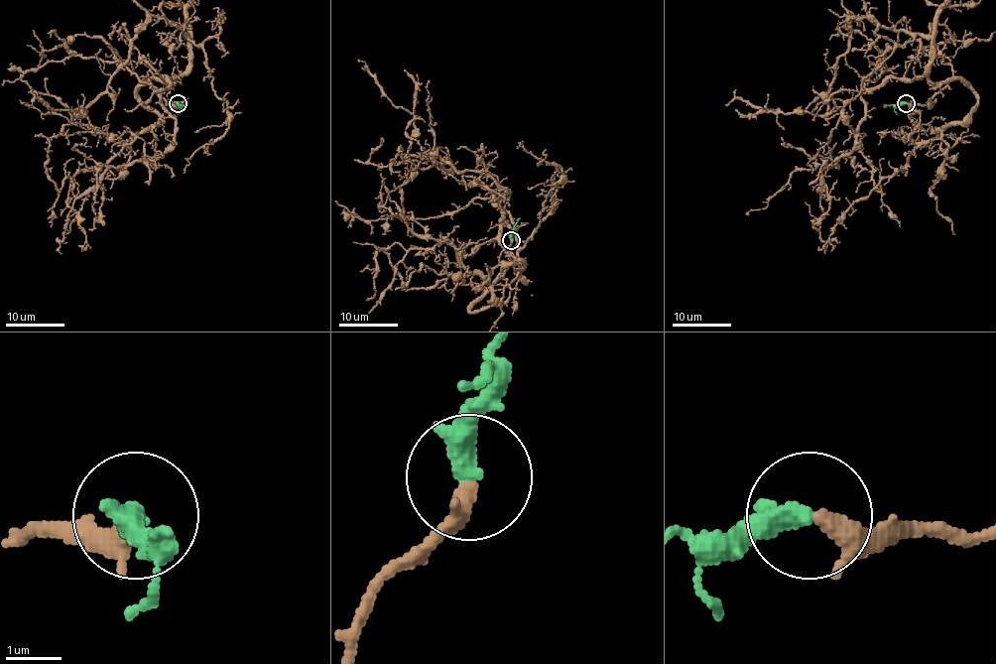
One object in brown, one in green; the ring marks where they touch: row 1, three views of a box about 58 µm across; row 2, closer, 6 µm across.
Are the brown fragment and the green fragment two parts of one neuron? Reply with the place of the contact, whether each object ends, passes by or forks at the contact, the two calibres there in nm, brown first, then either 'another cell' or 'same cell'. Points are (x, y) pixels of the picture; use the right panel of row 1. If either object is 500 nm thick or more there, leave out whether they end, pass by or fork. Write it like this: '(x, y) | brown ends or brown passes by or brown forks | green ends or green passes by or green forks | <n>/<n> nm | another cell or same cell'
(906, 103) | brown passes by | green ends | 260/440 nm | same cell

